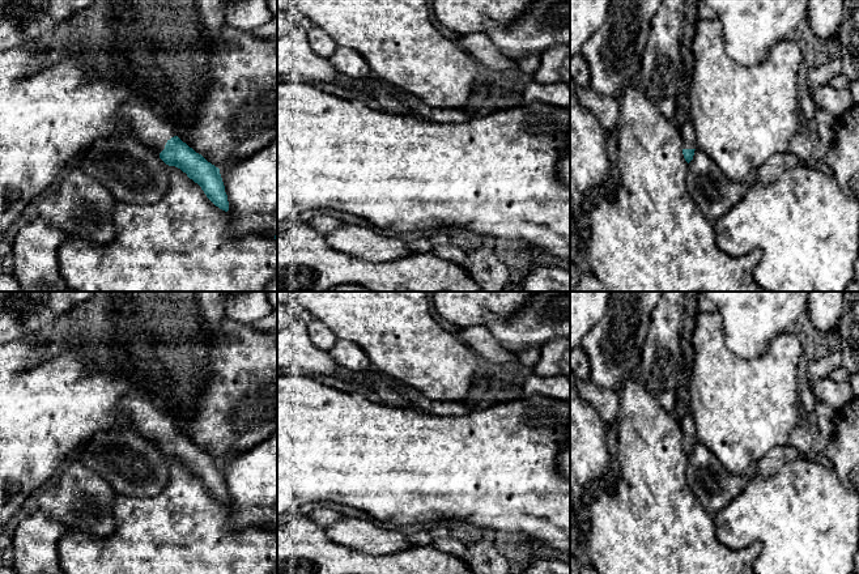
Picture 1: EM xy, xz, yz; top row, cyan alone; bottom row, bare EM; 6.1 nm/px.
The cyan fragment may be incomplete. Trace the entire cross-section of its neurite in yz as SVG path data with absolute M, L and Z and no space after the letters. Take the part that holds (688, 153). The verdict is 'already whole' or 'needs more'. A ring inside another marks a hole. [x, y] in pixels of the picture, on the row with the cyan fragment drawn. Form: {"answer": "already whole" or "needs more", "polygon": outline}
{"answer": "needs more", "polygon": "M689 119L681 128L680 135L682 137L684 149L682 154L685 161L689 163L693 160L694 150L697 148L694 127L692 119Z"}

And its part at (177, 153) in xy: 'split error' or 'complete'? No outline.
split error

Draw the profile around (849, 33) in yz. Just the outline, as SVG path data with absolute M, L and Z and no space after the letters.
M843 0L839 29L842 75L859 78L859 0Z

